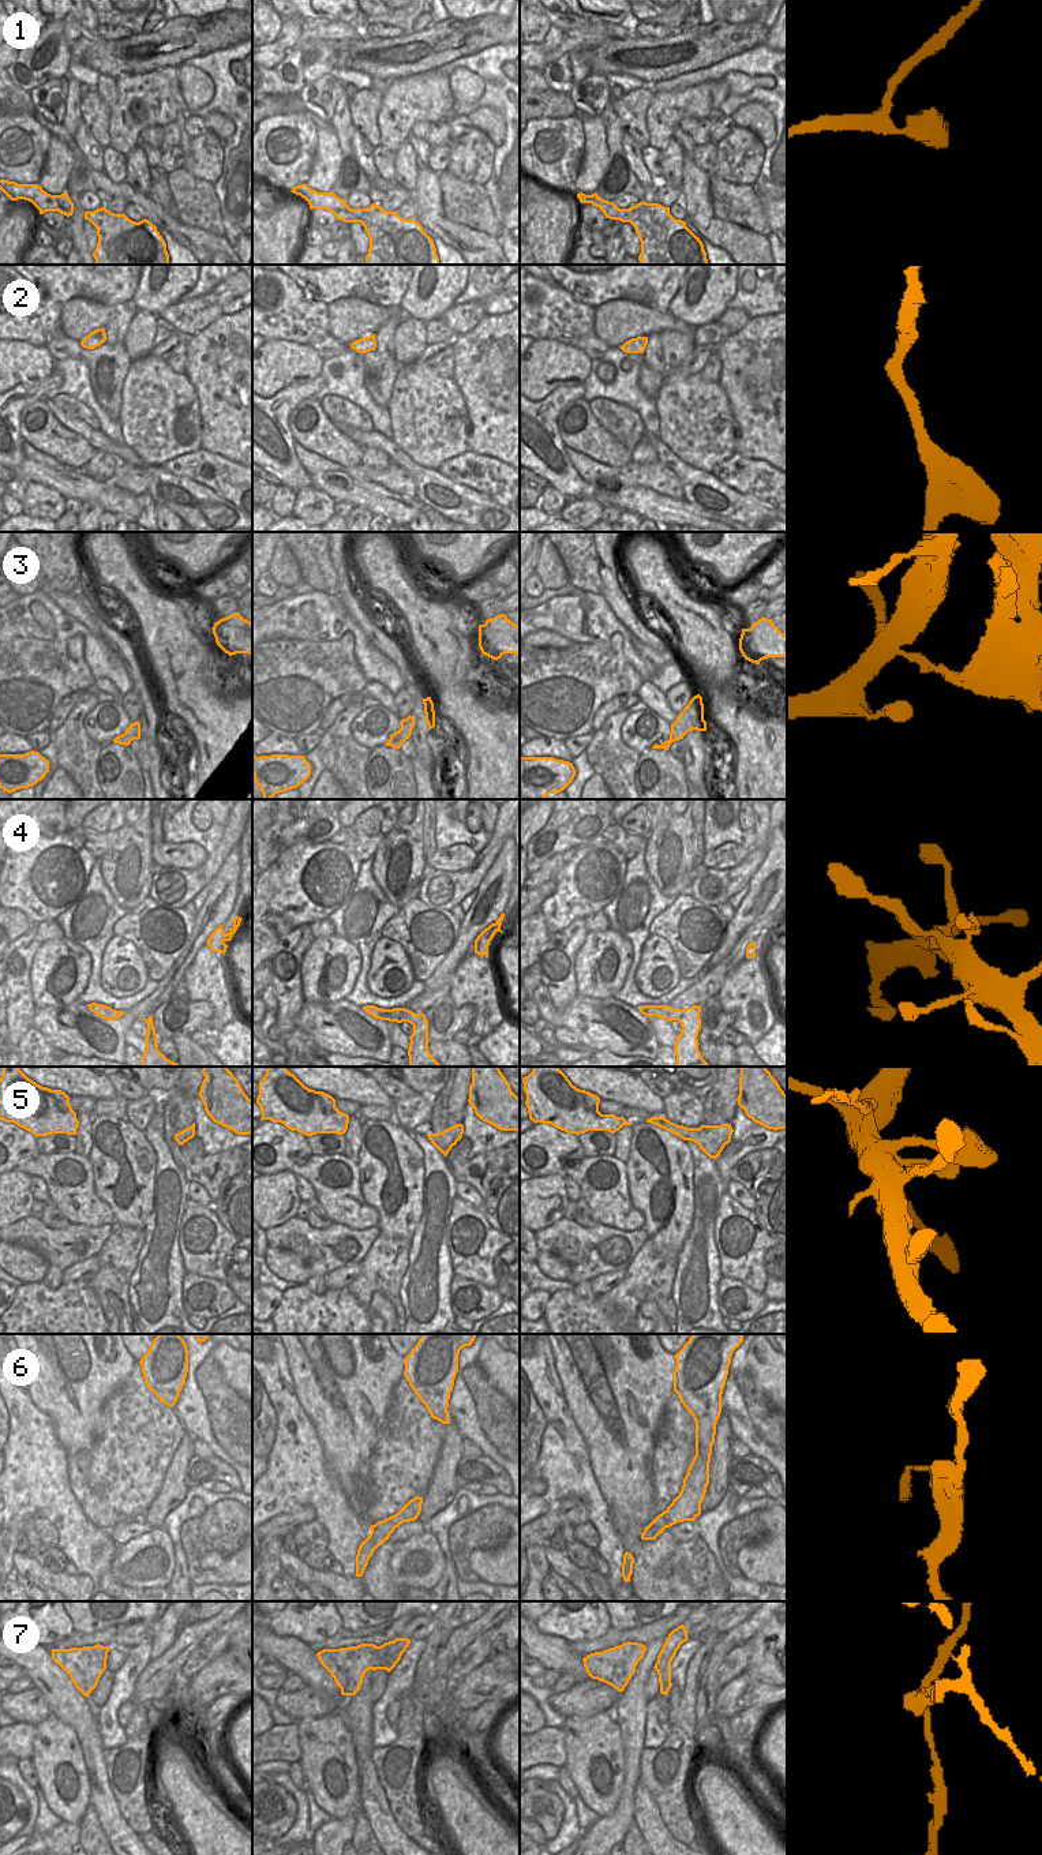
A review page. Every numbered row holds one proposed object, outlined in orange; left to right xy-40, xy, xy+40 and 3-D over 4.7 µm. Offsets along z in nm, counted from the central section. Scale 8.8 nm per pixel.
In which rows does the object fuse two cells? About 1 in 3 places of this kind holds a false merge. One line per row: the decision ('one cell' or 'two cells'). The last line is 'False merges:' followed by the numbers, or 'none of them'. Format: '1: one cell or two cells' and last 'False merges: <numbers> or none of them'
1: one cell
2: one cell
3: two cells
4: one cell
5: one cell
6: one cell
7: two cells
False merges: 3, 7

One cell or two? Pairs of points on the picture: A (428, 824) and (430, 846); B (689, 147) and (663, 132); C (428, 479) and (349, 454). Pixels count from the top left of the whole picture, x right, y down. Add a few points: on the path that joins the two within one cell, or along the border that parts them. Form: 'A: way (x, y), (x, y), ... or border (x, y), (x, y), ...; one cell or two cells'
A: way (428, 829), (428, 840); one cell
B: border (678, 124), (673, 137); two cells
C: border (337, 430), (363, 449); two cells

